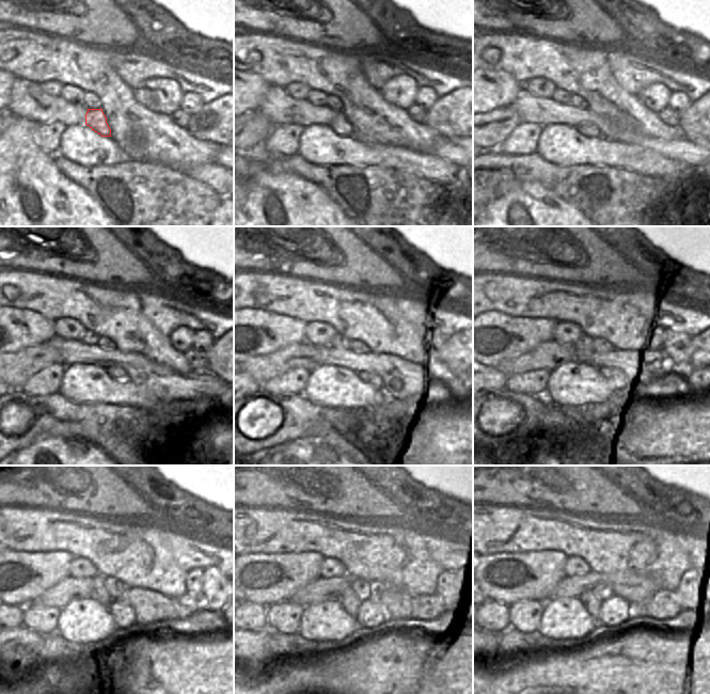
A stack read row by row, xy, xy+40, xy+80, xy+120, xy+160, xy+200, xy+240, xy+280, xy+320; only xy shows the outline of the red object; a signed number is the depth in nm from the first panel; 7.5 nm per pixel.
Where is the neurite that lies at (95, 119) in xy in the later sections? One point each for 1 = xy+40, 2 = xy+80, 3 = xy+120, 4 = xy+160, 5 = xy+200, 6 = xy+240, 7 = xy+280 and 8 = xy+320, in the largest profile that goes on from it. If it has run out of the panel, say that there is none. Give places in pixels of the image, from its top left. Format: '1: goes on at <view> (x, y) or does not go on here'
1: goes on at xy+40 (340, 124)
2: goes on at xy+80 (586, 129)
3: goes on at xy+120 (116, 373)
4: goes on at xy+160 (373, 380)
5: goes on at xy+200 (613, 377)
6: goes on at xy+240 (124, 616)
7: goes on at xy+280 (372, 614)
8: goes on at xy+320 (614, 611)

